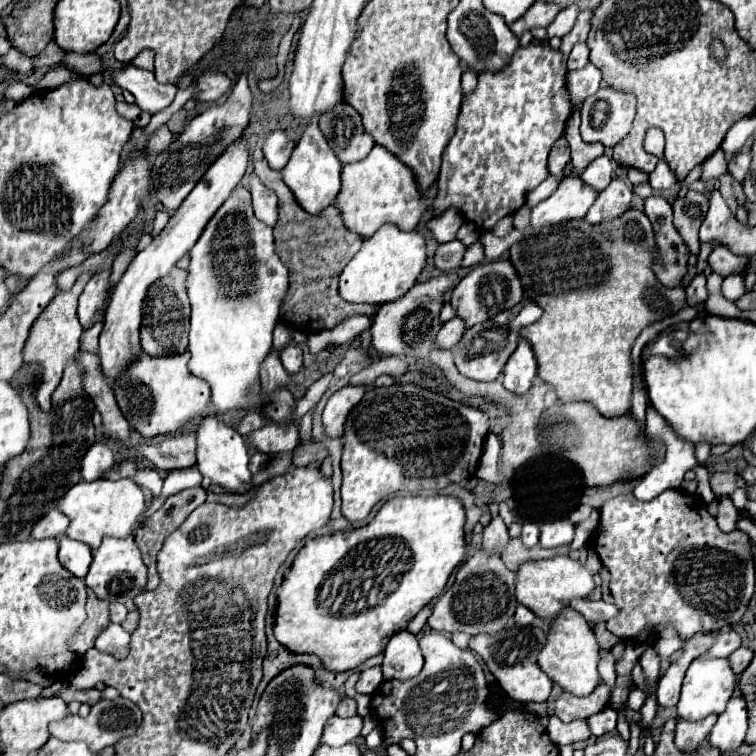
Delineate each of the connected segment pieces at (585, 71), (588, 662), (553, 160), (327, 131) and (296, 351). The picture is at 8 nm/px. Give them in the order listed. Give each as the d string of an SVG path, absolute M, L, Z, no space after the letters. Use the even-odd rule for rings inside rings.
M588 63L586 67L582 67L578 71L568 71L566 79L568 79L570 97L574 101L574 111L580 111L582 109L582 101L586 101L588 97L596 95L596 91L600 89L602 75L592 63Z
M564 609L550 627L548 633L548 645L540 651L538 655L538 665L540 669L554 681L560 683L560 687L572 695L588 697L600 683L602 677L598 673L598 663L600 663L600 645L588 625L588 621L574 609Z
M564 135L554 143L552 151L550 151L550 161L548 161L548 169L552 175L562 175L566 163L570 161L570 149L568 149L568 141L564 141Z
M344 101L320 117L320 129L342 163L364 159L376 145L372 135L364 129L362 117Z
M290 345L280 353L280 359L284 369L288 369L290 373L298 373L302 367L302 349L296 345Z

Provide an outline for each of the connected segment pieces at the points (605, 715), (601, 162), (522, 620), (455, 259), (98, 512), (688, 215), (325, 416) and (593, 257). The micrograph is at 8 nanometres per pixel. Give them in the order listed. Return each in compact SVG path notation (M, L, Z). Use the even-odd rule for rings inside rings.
M612 707L602 709L600 713L588 717L590 733L596 735L596 737L602 737L602 735L614 731L614 729L616 729L616 719L618 719L618 711L614 711Z
M602 155L602 157L594 159L584 169L584 173L580 175L580 179L586 185L590 185L592 189L596 189L598 193L604 191L610 185L610 181L612 181L612 161L610 161L610 157L608 155Z
M518 605L518 609L516 609L516 615L514 615L514 621L518 623L518 625L532 625L532 621L534 621L534 613L528 609L528 607L524 607L524 605Z
M454 239L448 243L442 243L434 255L434 263L440 271L452 271L456 267L460 267L462 257L466 253L466 247L462 245L462 241Z
M98 479L98 481L80 481L76 483L58 503L58 509L70 519L70 527L64 533L70 539L82 541L88 547L96 549L102 537L128 537L134 533L134 525L144 517L148 501L142 493L142 487L132 479Z
M688 191L686 199L678 197L674 201L672 209L674 209L674 227L682 235L690 253L698 255L700 249L698 229L708 213L708 199L700 191Z
M346 385L328 399L324 413L322 413L322 423L324 423L324 433L330 439L342 437L342 427L344 427L346 415L362 399L362 395L364 395L364 387Z
M628 209L622 217L602 225L574 219L542 229L538 235L530 235L522 243L512 245L510 261L524 283L524 293L544 309L534 325L520 329L520 335L534 347L538 375L556 389L560 401L586 401L608 419L630 413L634 381L630 351L636 337L646 327L686 307L686 287L682 283L672 289L658 283L652 269L656 257L658 249L652 225L648 217L636 209Z

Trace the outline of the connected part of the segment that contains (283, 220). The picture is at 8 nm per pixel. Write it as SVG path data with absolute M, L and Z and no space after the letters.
M264 159L254 163L254 173L268 189L278 195L278 221L274 227L274 241L278 257L290 271L290 289L282 301L280 321L292 331L312 335L326 329L334 329L340 321L352 315L374 317L380 309L378 305L352 305L338 295L338 277L348 259L356 255L364 241L360 235L344 227L340 209L330 205L320 215L310 215L298 205L294 193L284 183L280 171L270 169Z

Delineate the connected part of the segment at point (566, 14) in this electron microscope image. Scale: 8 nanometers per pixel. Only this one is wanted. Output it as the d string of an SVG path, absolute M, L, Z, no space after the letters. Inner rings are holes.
M570 5L570 7L562 9L562 11L556 15L556 19L550 23L548 29L532 29L532 35L534 35L536 39L550 39L550 37L554 37L554 35L556 35L556 37L564 37L566 33L572 31L578 13L580 13L578 5Z

